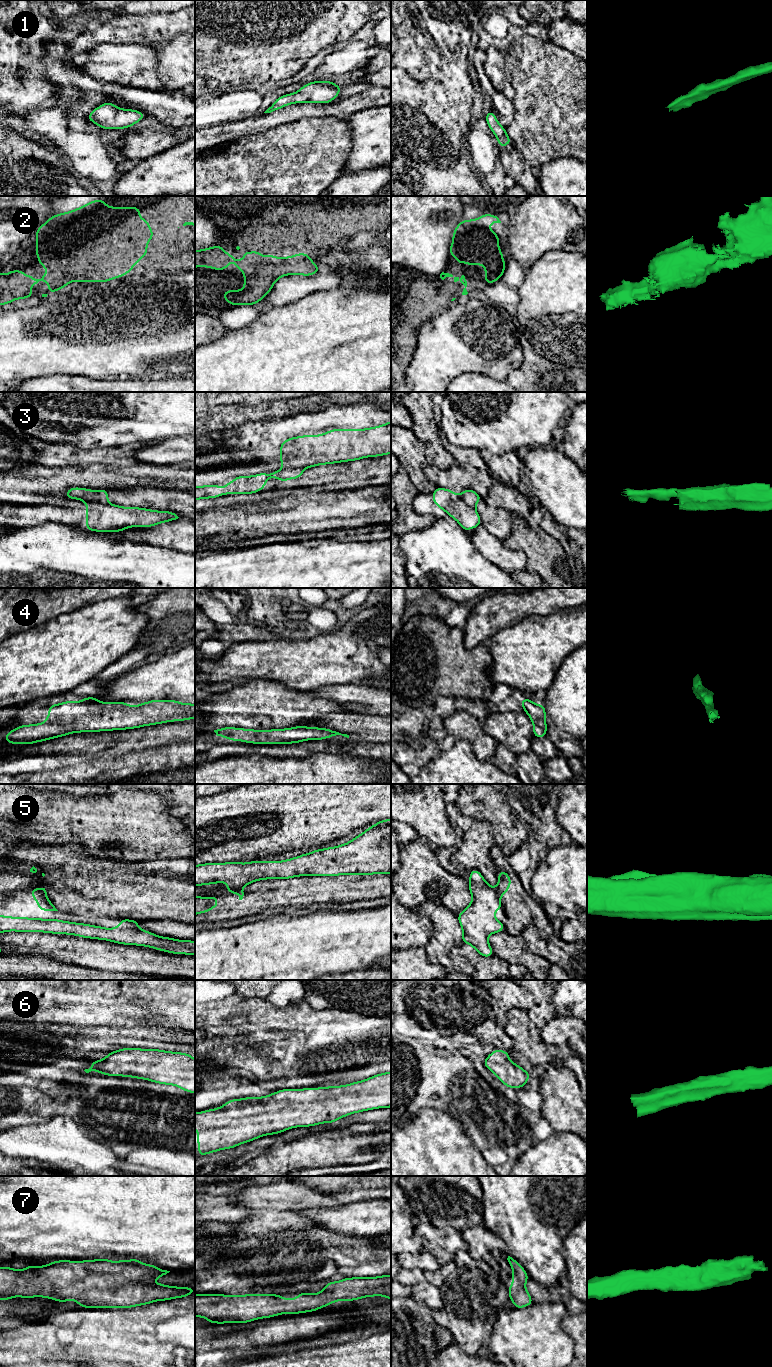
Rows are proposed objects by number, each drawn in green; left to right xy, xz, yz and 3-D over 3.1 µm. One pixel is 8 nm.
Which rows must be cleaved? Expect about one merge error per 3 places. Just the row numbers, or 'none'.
3, 5

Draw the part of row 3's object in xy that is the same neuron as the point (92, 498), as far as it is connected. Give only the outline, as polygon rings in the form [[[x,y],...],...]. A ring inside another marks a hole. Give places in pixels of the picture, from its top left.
[[[73,487],[67,490],[64,496],[69,499],[78,499],[86,503],[87,506],[96,506],[108,503],[108,490],[90,490],[85,488]]]

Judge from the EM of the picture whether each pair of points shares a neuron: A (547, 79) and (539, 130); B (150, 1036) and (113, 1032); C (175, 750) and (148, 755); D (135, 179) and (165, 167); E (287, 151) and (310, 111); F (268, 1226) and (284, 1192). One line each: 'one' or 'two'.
A: one
B: one
C: one
D: one
E: two
F: two

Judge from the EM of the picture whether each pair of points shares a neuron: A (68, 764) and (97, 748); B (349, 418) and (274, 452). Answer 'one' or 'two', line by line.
A: two
B: one

